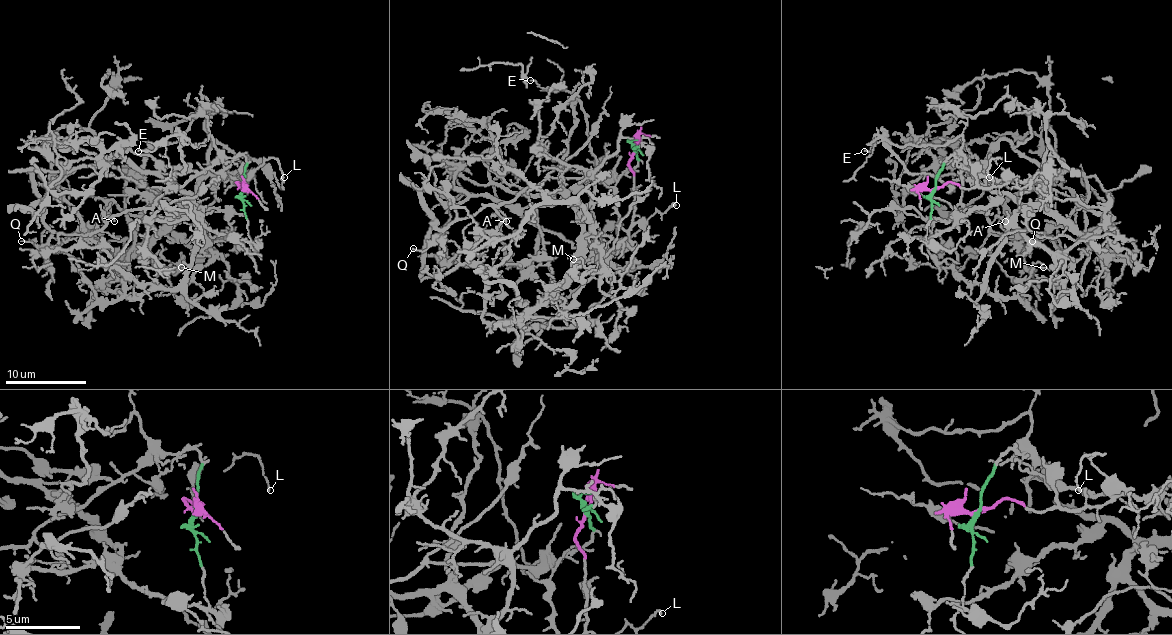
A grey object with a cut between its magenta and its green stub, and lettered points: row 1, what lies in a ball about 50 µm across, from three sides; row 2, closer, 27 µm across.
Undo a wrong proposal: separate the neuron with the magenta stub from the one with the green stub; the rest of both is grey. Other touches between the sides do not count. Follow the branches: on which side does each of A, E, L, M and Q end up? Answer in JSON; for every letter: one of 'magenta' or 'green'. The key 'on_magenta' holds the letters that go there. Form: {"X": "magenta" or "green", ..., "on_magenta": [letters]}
{"A": "green", "E": "green", "L": "magenta", "M": "magenta", "Q": "green", "on_magenta": ["L", "M"]}

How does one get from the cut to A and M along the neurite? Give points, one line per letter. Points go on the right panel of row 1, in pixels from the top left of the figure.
A: (934, 190), (936, 174), (947, 157), (959, 157), (963, 161), (961, 202), (991, 222), (995, 216), (1005, 220)
M: (934, 190), (949, 182), (991, 188), (1038, 176), (1042, 202), (1027, 204), (1015, 224), (1056, 265), (1044, 267)

